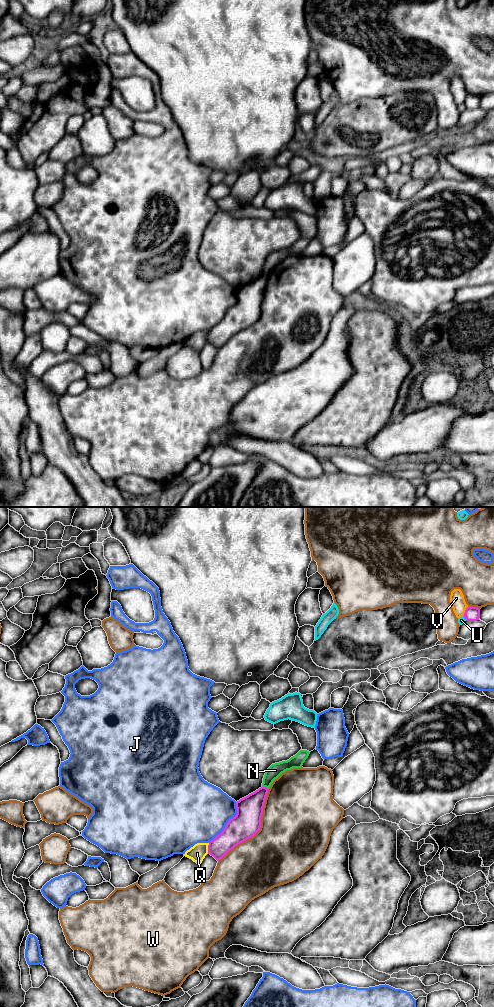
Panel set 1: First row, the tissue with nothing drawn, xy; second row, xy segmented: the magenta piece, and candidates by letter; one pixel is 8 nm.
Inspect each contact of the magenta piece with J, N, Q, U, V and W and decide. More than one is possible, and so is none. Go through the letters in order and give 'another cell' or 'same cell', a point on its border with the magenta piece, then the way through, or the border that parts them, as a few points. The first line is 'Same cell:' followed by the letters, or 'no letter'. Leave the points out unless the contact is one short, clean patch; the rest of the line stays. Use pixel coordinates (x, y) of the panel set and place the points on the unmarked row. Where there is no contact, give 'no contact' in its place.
Same cell: no letter
J: another cell; contact xy (227, 311)
N: another cell; contact xy (265, 275)
Q: another cell; contact xy (208, 336)
U: another cell; contact xy (464, 105)
V: another cell; contact xy (465, 99)
W: another cell; contact xy (259, 317)

